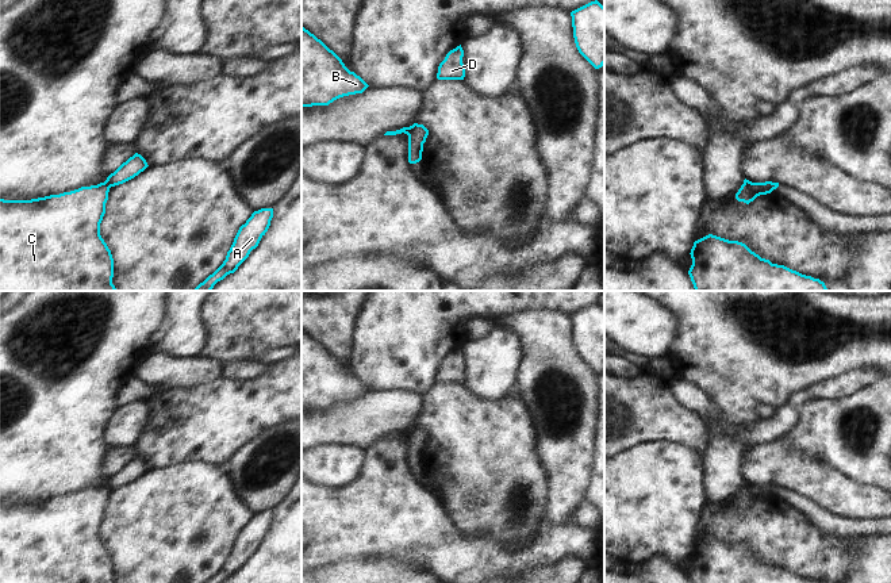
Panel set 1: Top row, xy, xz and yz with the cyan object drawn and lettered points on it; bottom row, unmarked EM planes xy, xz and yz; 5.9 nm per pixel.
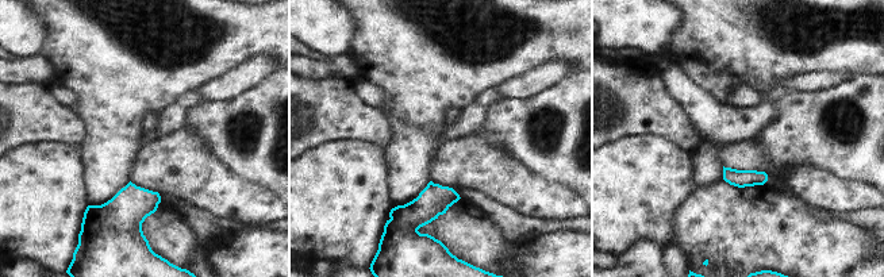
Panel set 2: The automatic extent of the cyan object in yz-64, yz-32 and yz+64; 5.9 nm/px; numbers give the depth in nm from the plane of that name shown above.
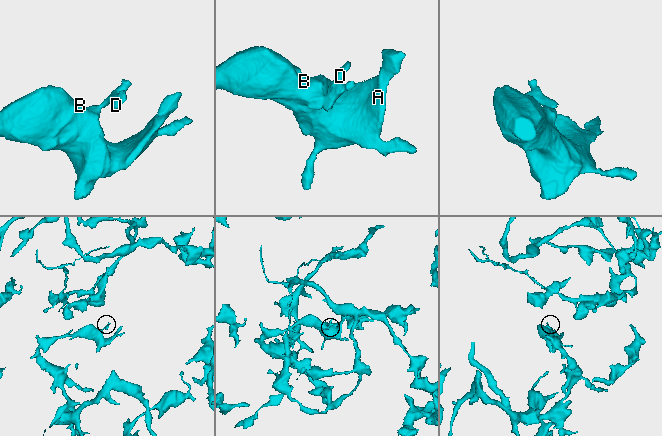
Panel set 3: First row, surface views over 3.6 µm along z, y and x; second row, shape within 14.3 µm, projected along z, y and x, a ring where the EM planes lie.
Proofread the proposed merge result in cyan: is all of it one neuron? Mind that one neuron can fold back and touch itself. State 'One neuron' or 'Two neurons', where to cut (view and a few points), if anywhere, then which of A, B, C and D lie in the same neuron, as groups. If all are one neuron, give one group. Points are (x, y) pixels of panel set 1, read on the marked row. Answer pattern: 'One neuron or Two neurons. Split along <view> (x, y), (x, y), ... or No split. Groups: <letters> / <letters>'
Two neurons. Split along yz (744, 181), (756, 184), (767, 192). Groups: A B C / D.

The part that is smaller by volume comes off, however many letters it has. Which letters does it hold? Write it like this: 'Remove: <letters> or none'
Remove: D

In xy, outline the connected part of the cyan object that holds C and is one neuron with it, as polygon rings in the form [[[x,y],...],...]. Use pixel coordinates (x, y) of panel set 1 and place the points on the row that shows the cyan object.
[[[104,181],[97,185],[81,187],[70,192],[31,200],[0,199],[0,291],[116,291],[112,284],[114,258],[100,235],[100,223],[105,214],[110,188],[111,187]]]

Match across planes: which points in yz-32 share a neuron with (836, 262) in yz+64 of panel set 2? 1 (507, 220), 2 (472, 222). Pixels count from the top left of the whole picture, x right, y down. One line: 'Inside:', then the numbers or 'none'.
Inside: 2

